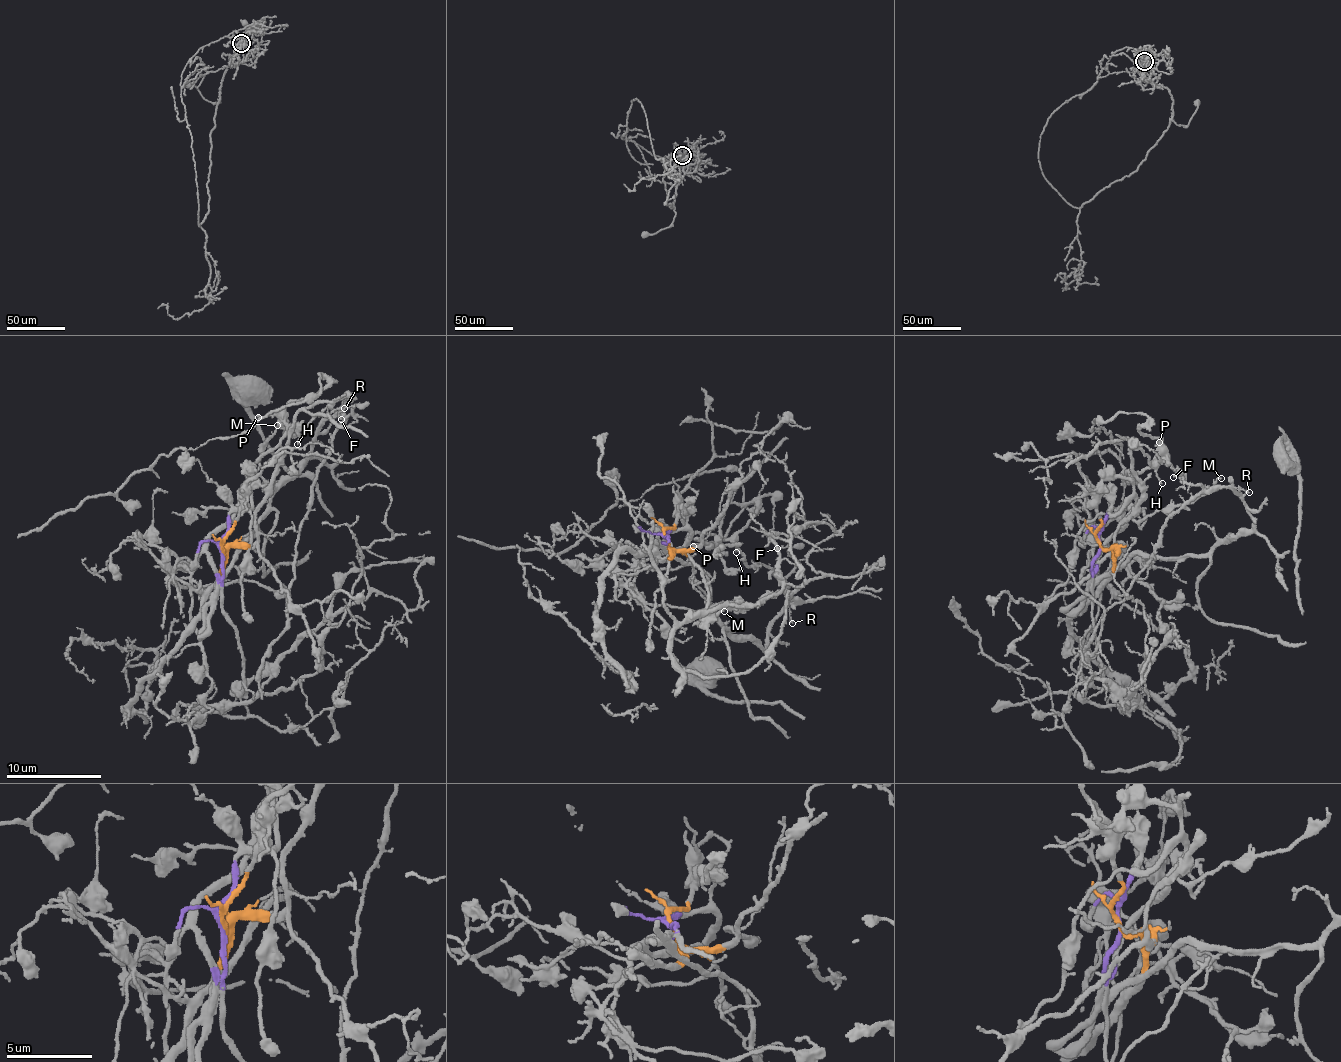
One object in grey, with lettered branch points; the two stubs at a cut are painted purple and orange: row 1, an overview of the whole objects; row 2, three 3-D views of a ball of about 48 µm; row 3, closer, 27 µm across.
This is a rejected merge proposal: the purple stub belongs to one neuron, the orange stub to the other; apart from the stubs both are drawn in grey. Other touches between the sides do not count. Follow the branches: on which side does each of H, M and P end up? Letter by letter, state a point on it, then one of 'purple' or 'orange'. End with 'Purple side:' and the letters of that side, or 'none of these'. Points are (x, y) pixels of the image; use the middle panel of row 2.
H: (736, 552) | purple
M: (724, 611) | purple
P: (693, 546) | purple
Purple side: H, M, P

